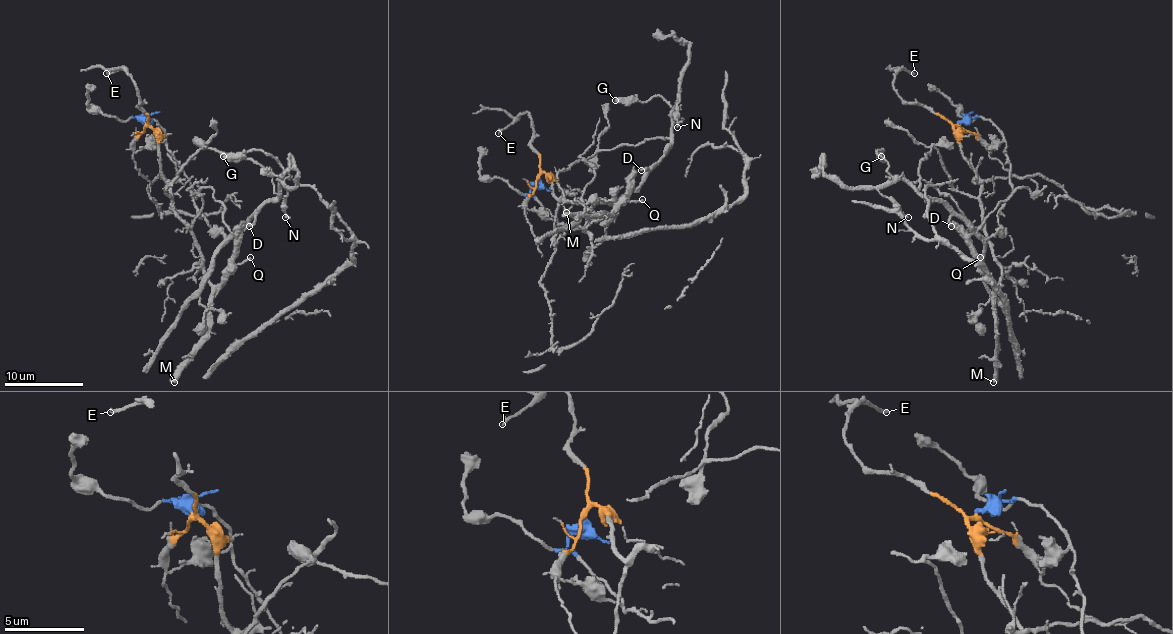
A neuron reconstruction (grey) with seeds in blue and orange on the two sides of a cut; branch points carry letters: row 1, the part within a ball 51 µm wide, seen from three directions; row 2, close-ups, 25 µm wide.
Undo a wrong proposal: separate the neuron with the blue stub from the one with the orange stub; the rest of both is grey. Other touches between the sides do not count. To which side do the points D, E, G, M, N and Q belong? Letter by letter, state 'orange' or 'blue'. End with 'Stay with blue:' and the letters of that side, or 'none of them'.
D: blue
E: orange
G: blue
M: orange
N: blue
Q: orange
Stay with blue: D, G, N

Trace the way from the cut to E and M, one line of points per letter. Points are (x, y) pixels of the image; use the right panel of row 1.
E: (957, 123), (951, 125), (924, 105), (908, 103), (896, 92), (893, 80), (900, 70), (914, 74)
M: (957, 123), (953, 129), (961, 156), (981, 184), (981, 223), (1001, 268), (1001, 282), (997, 286), (993, 382)

